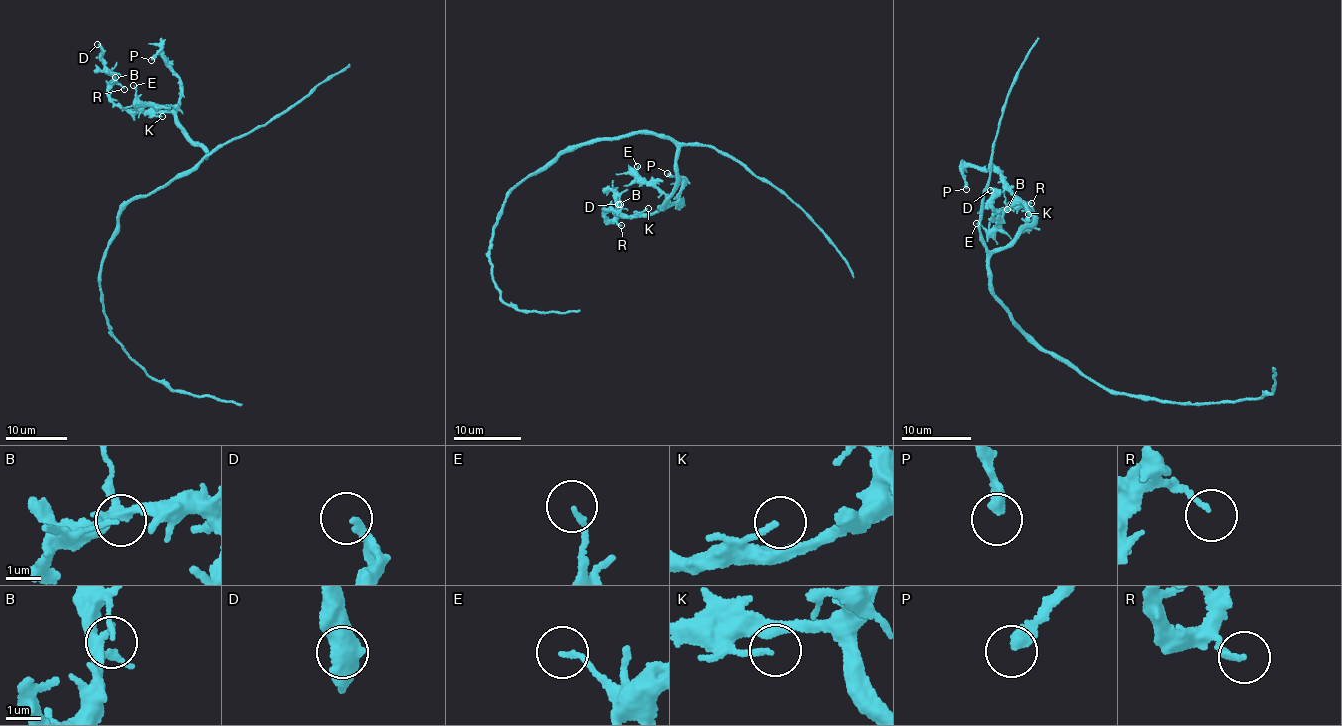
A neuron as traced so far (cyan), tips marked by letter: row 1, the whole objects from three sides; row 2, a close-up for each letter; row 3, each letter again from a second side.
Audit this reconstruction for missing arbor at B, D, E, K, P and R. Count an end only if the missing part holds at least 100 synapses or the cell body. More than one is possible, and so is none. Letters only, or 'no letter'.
no letter

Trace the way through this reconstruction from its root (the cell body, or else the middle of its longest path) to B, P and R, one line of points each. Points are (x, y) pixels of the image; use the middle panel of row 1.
B: (575, 147), (643, 132), (676, 146), (664, 208), (604, 209), (607, 220), (620, 204)
P: (575, 147), (637, 132), (666, 136), (676, 146), (678, 182), (662, 210), (683, 206), (681, 179), (667, 173)
R: (575, 147), (643, 132), (676, 146), (678, 182), (664, 208), (625, 217), (604, 209), (606, 220), (621, 225)

